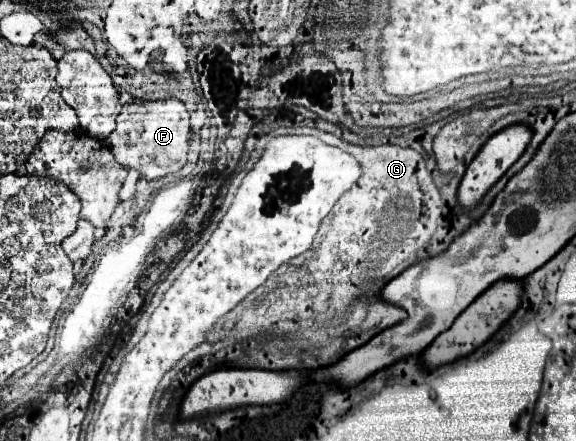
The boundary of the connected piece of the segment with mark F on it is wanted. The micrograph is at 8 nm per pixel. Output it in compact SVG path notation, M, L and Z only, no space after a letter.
M175 97L161 101L133 101L123 105L123 111L117 119L117 129L107 137L107 145L117 163L121 163L127 171L137 171L147 179L157 179L161 175L179 171L187 163L189 141L189 113Z

